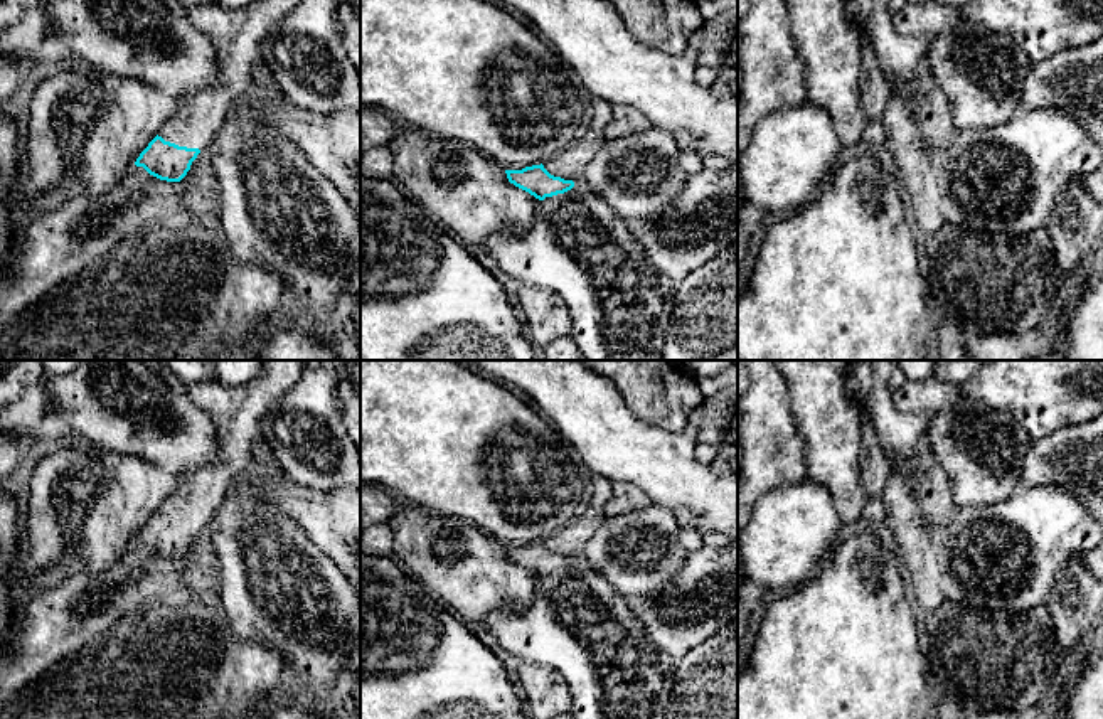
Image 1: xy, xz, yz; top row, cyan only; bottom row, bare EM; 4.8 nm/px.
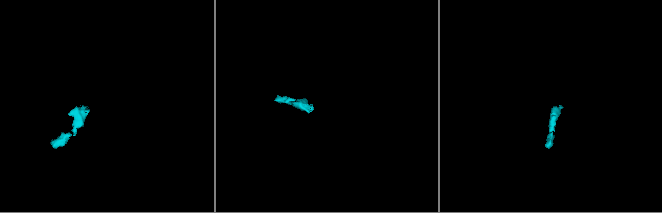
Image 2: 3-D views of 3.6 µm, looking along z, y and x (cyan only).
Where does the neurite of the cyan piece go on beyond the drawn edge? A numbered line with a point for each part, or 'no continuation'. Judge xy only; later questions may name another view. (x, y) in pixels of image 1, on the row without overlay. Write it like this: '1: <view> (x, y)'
1: xy (236, 411)
2: xy (135, 556)

